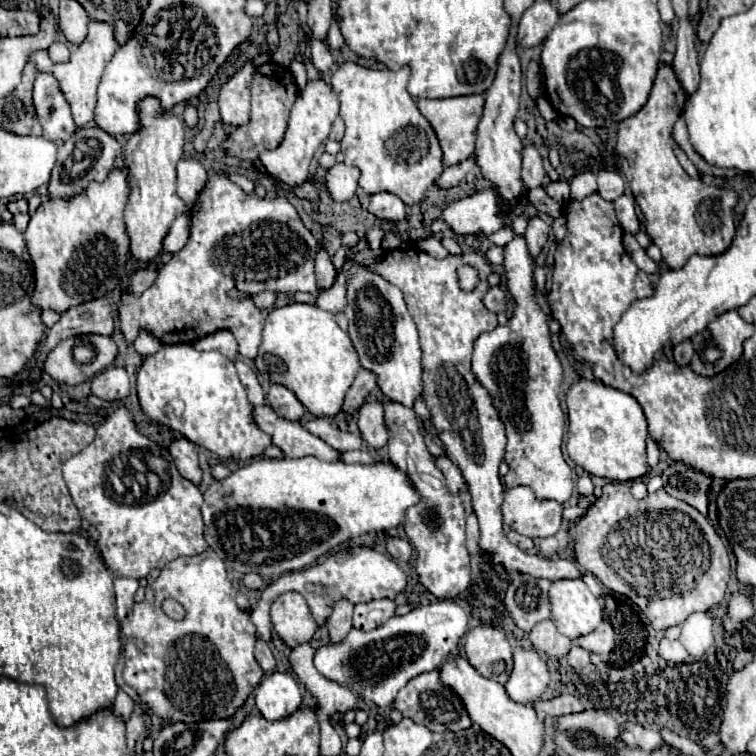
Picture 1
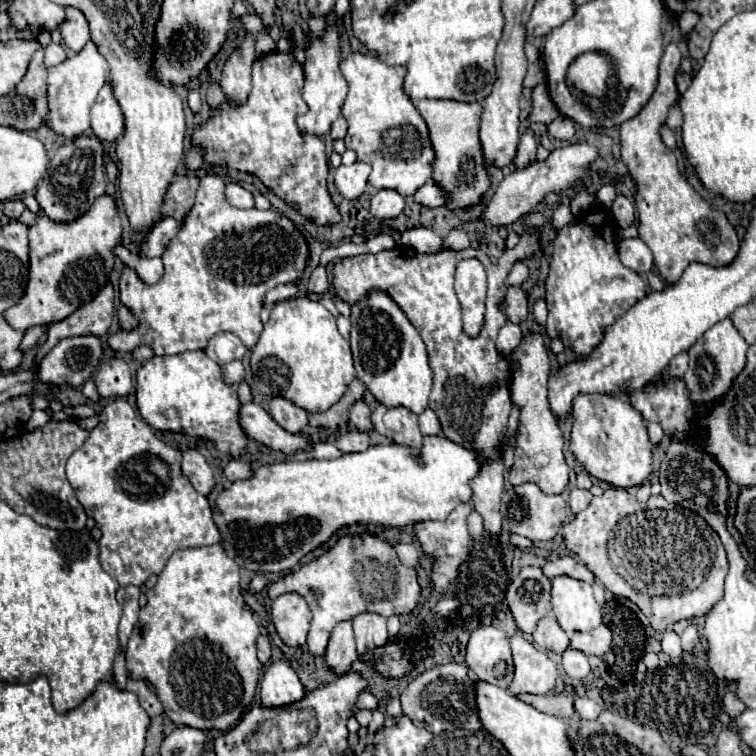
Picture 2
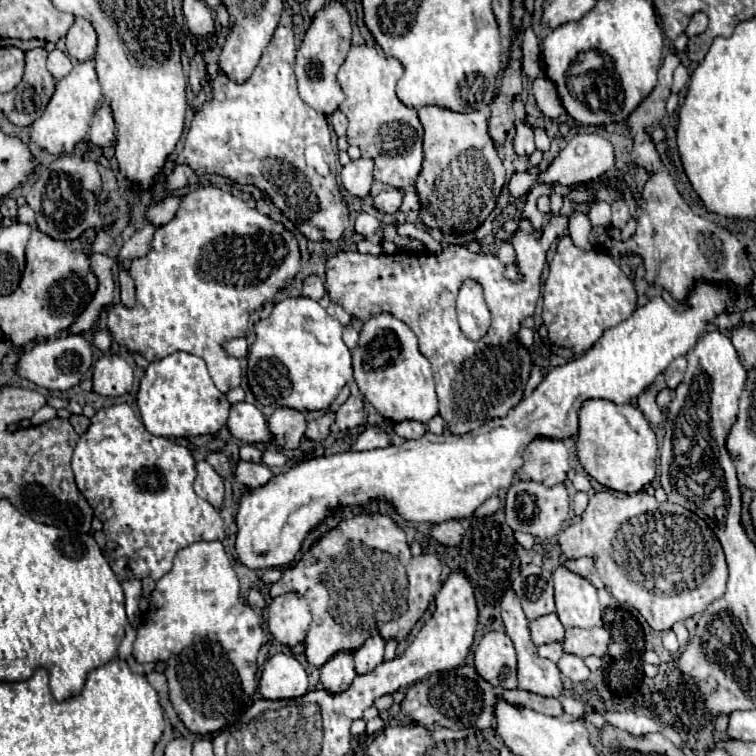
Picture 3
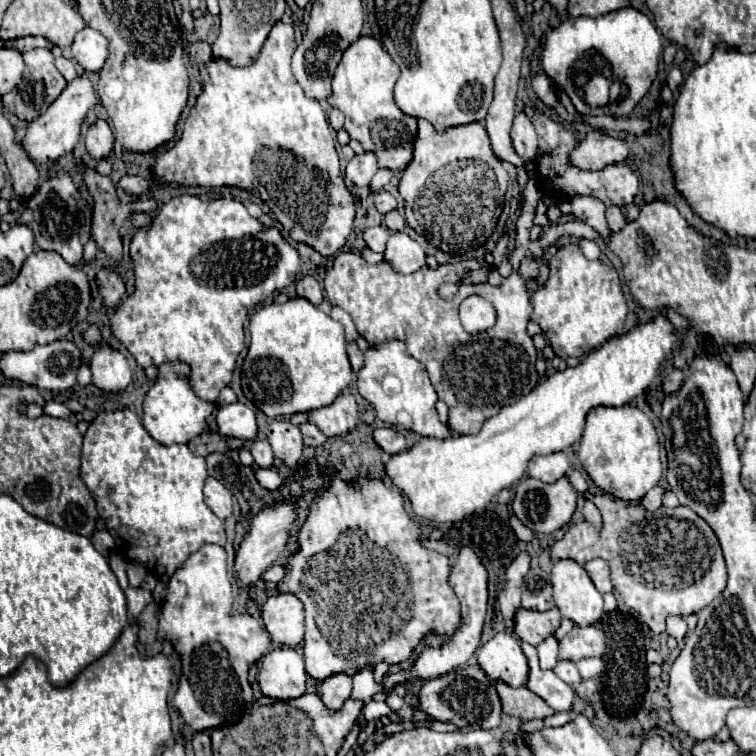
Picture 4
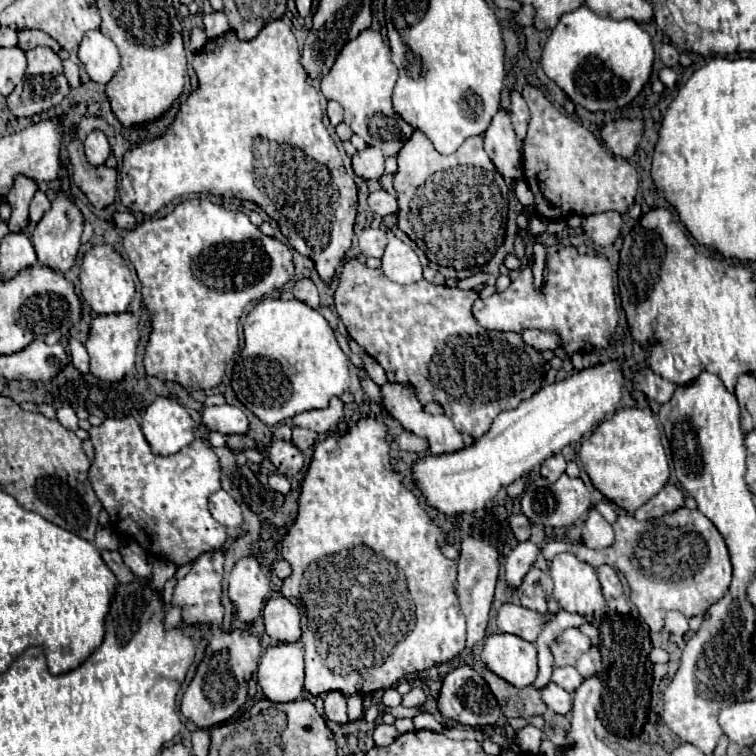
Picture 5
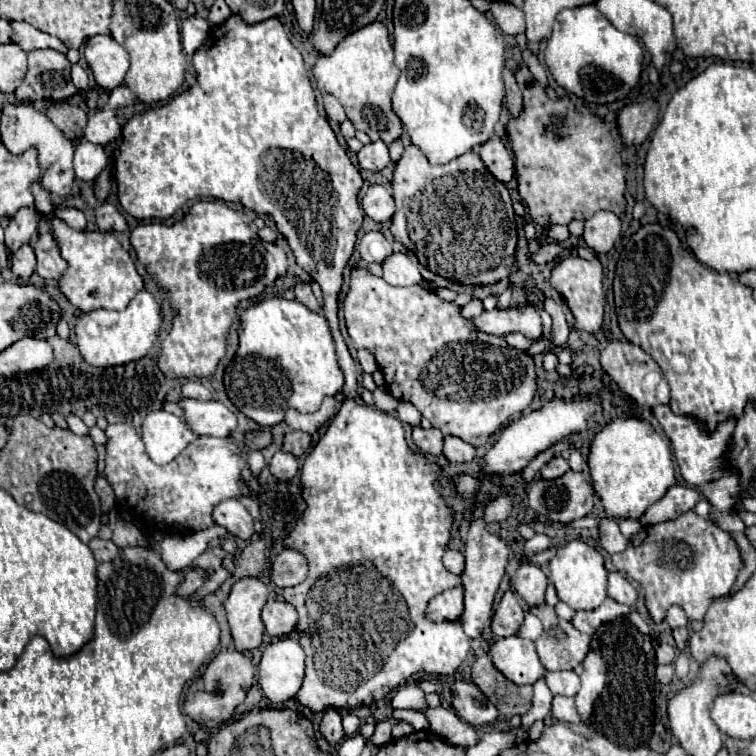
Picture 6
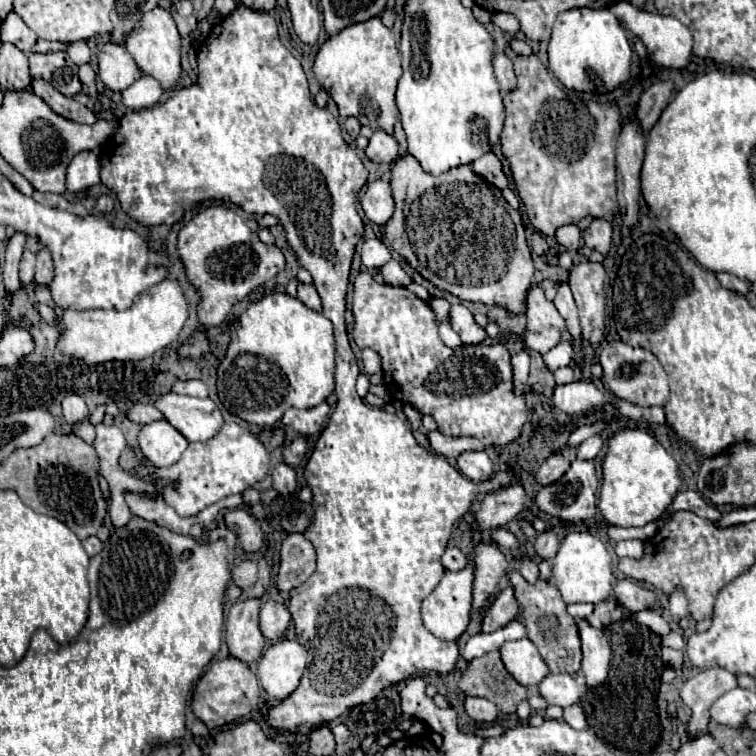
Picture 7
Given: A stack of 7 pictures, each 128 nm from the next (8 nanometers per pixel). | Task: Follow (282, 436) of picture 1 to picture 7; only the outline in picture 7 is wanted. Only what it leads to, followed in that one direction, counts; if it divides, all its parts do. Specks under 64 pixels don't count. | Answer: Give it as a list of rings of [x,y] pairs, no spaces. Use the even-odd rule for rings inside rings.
[[[168,394],[160,396],[154,406],[178,432],[186,436],[188,442],[210,440],[224,424],[220,408],[210,398]]]

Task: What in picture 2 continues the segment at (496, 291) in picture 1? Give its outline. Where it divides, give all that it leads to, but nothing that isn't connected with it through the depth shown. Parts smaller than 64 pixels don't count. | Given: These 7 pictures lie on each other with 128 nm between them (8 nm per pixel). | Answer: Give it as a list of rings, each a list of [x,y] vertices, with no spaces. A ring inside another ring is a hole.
[[[510,286],[506,288],[504,294],[504,304],[502,304],[502,312],[508,316],[510,322],[520,324],[522,320],[526,320],[528,316],[528,302],[526,302],[526,294],[522,288],[518,286]]]

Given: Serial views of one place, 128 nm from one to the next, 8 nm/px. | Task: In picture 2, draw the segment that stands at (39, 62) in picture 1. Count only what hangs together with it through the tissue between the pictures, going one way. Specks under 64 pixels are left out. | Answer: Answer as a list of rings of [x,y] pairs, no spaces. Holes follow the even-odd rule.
[[[90,40],[74,58],[66,58],[62,64],[48,68],[48,106],[50,112],[46,116],[46,126],[60,136],[76,138],[90,130],[90,108],[96,100],[98,90],[108,80],[108,62],[98,52],[98,46]]]

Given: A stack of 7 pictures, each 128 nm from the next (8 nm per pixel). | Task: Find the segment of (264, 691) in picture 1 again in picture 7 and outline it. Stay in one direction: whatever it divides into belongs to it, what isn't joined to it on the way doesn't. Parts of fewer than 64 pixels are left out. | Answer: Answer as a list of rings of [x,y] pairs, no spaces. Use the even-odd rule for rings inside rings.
[[[280,640],[272,644],[258,662],[258,680],[268,696],[284,700],[300,684],[308,664],[306,648],[296,640]]]

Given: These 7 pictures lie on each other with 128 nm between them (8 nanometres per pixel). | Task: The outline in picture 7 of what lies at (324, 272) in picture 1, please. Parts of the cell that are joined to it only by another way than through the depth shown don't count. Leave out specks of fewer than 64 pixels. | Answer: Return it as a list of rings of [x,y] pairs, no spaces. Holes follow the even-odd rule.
[[[302,282],[298,284],[298,300],[316,312],[322,312],[320,296],[312,284],[302,284]]]

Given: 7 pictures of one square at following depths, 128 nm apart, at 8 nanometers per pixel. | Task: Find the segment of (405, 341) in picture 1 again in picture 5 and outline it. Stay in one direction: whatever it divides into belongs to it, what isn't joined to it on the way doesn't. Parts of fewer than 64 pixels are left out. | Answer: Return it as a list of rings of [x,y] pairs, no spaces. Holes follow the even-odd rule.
[[[386,380],[386,384],[380,386],[380,394],[382,394],[382,406],[390,412],[392,418],[396,418],[406,430],[414,432],[420,438],[426,438],[428,442],[428,450],[432,454],[440,454],[440,452],[456,452],[456,448],[464,448],[464,440],[460,436],[460,432],[454,428],[452,420],[446,416],[432,416],[424,410],[422,402],[418,400],[416,394],[416,386],[408,384],[408,382],[390,382]]]

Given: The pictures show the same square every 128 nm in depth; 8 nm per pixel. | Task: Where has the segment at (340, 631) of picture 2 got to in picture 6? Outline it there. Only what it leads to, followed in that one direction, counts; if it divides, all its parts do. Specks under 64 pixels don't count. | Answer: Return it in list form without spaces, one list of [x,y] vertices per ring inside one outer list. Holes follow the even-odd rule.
[[[328,708],[324,712],[324,718],[320,722],[320,730],[324,734],[324,738],[330,744],[338,744],[344,738],[344,730],[342,730],[342,714],[338,708]]]

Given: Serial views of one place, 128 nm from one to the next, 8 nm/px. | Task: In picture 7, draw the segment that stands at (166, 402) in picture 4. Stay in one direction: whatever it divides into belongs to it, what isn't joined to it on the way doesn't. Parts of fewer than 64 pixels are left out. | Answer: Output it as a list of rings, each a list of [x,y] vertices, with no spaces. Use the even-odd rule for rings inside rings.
[[[154,420],[142,426],[138,434],[138,444],[142,454],[154,466],[166,468],[180,460],[182,452],[188,446],[188,440],[168,420]]]

